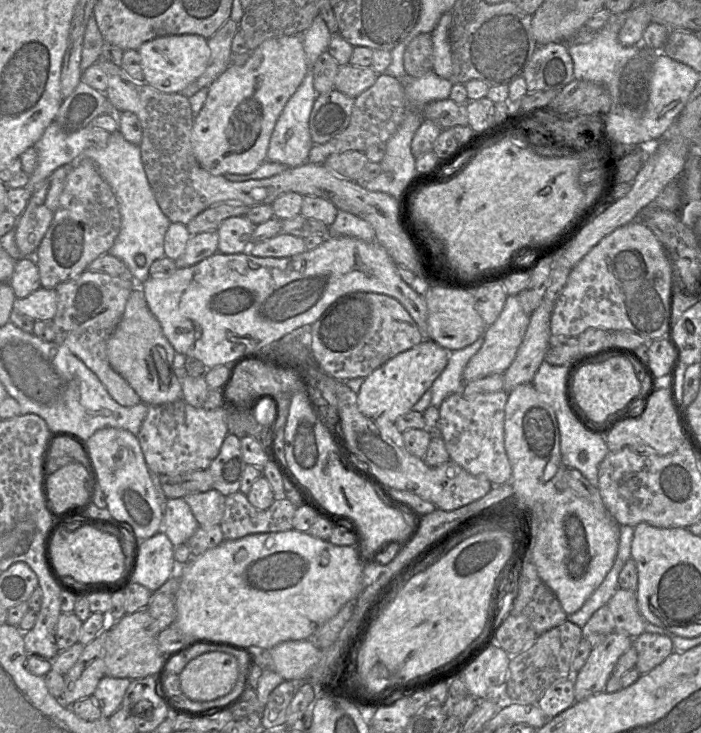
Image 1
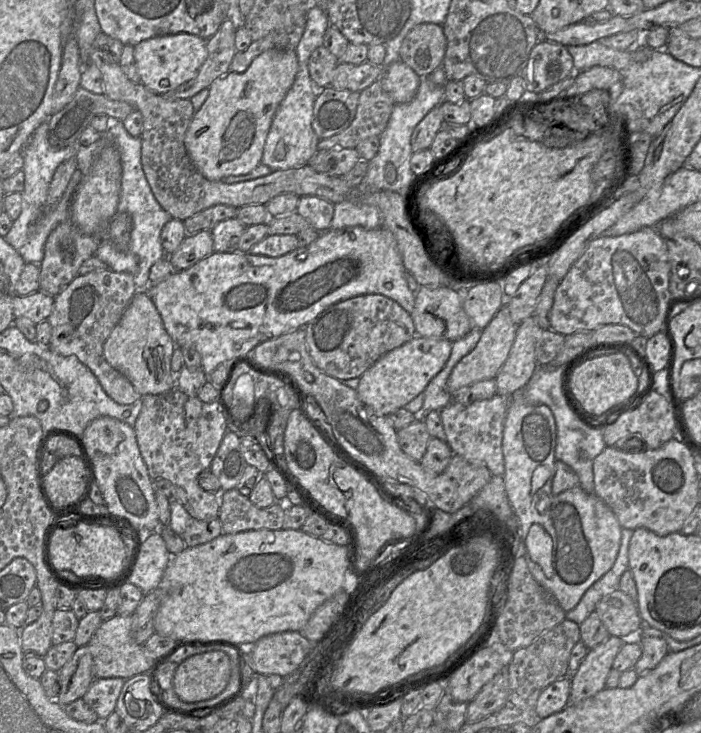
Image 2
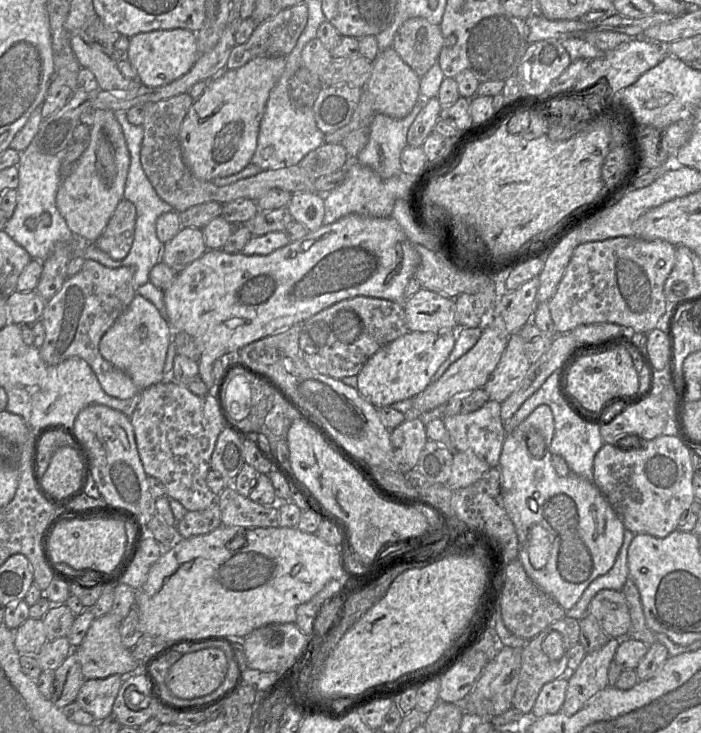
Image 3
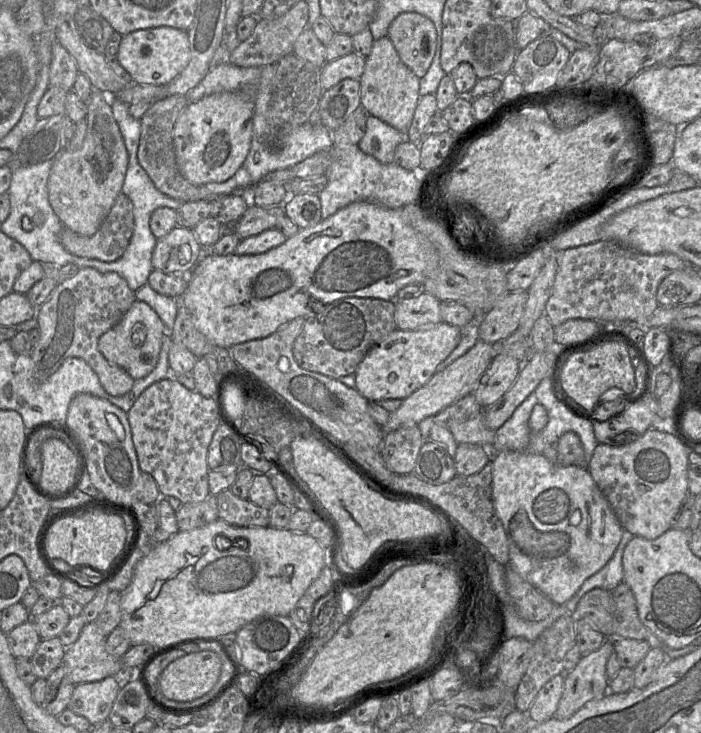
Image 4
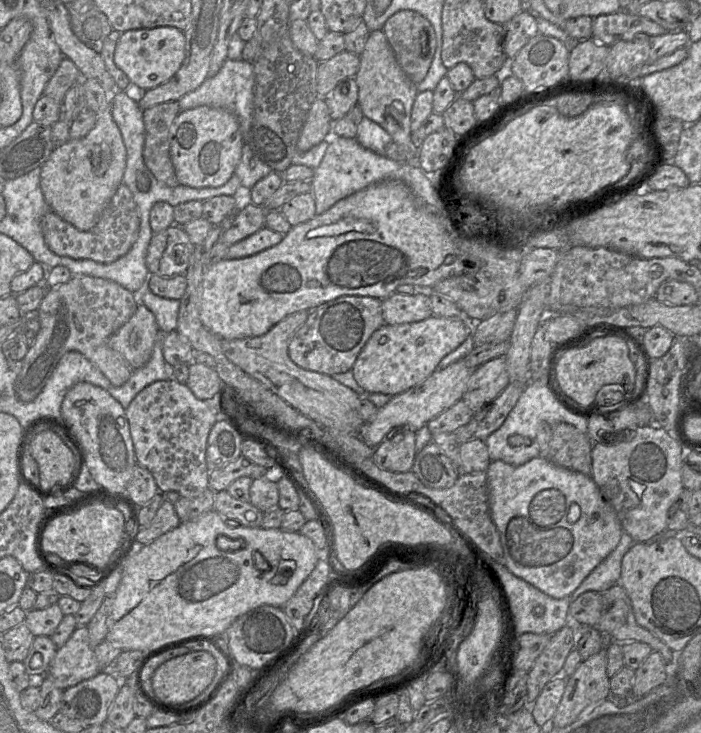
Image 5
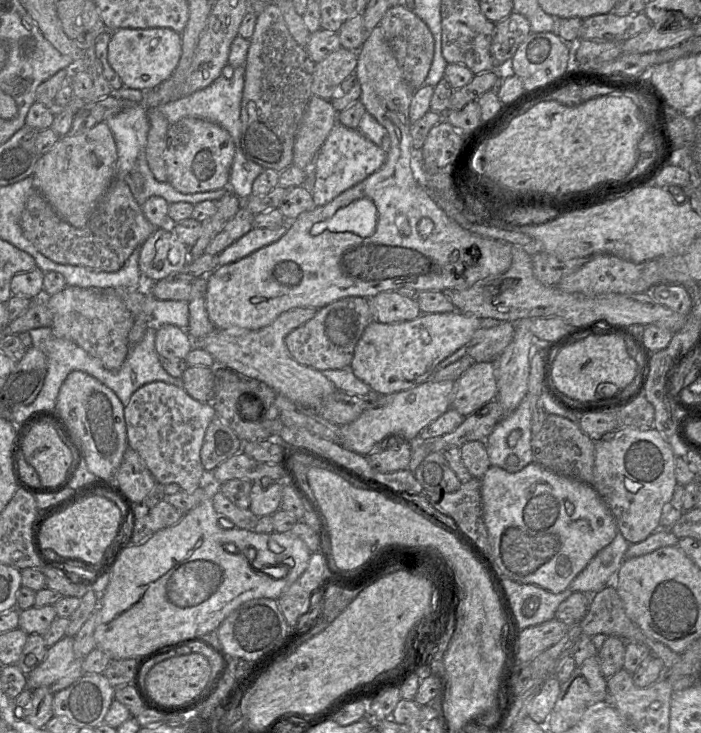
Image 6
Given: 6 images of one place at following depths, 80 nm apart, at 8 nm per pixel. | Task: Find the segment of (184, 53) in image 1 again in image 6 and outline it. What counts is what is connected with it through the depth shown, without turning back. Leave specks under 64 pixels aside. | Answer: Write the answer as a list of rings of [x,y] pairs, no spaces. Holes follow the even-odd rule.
[[[122,28],[112,31],[108,62],[125,87],[146,92],[172,75],[179,63],[181,48],[181,34],[170,28]]]

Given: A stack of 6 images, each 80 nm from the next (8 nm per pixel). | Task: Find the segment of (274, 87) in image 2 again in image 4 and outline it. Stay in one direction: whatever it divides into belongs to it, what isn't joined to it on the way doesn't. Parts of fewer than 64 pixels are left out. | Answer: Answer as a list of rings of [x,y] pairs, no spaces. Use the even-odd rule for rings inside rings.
[[[253,92],[215,93],[188,103],[173,129],[176,163],[186,180],[197,186],[220,183],[243,166],[252,142],[254,107]]]

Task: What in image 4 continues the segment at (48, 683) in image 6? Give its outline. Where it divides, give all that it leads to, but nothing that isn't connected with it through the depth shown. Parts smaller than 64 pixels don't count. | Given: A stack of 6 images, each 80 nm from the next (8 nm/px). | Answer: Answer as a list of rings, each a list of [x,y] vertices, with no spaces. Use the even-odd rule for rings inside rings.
[[[95,621],[85,624],[78,639],[66,648],[62,666],[73,684],[123,675],[121,658],[106,651],[106,637]]]

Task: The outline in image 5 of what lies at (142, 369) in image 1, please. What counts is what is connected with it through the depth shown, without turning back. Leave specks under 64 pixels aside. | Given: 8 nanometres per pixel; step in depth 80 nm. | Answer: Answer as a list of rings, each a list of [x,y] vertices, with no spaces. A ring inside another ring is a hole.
[[[139,304],[133,316],[110,336],[108,346],[121,354],[134,370],[151,358],[158,332],[154,314]]]

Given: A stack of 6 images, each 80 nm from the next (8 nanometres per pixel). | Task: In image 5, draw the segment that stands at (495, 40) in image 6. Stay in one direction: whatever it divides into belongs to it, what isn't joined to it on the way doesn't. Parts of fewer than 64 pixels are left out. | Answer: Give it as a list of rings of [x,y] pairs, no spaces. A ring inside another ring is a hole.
[[[523,10],[504,24],[503,50],[508,59],[513,59],[530,39],[539,34],[537,17],[529,10]]]

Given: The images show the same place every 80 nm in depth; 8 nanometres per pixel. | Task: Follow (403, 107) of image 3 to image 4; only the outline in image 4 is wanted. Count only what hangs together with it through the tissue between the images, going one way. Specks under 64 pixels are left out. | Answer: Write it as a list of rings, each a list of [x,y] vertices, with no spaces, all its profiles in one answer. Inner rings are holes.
[[[388,37],[374,40],[371,52],[365,58],[364,73],[359,79],[361,106],[370,116],[406,134],[420,99],[419,81],[401,61]]]

